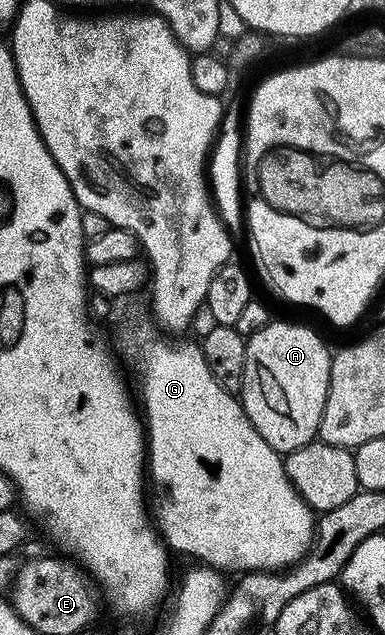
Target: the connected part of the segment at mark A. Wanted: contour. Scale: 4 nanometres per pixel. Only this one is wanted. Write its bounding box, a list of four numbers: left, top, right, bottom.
[240,320,332,454]

